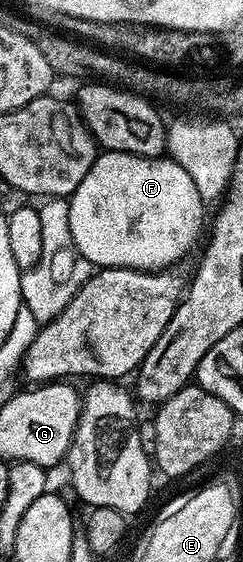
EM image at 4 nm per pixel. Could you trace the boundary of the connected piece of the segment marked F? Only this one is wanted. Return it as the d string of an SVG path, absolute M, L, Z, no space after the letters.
M122 151L98 154L87 177L73 190L68 200L71 237L77 252L94 268L130 267L132 271L164 272L177 263L193 247L201 235L205 207L195 181L172 158L144 159L142 155L128 155Z

